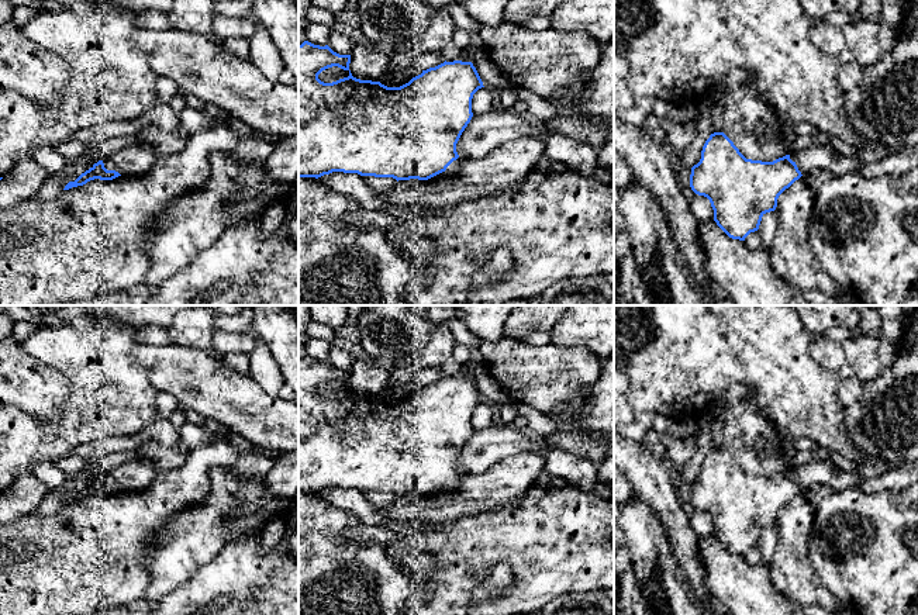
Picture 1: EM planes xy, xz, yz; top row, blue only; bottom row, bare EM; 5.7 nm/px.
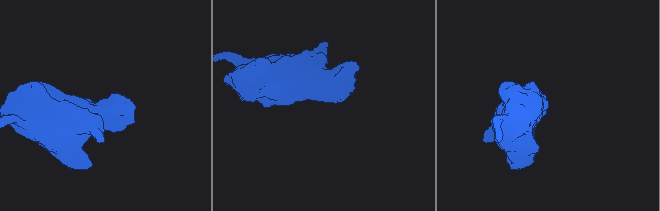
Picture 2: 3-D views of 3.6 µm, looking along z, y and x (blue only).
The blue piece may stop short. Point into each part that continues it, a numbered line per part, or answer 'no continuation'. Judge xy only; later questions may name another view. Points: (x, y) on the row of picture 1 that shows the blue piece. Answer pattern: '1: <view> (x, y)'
1: xy (135, 159)

